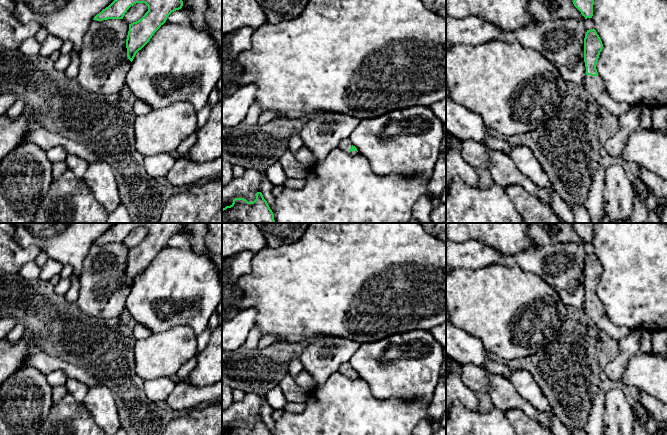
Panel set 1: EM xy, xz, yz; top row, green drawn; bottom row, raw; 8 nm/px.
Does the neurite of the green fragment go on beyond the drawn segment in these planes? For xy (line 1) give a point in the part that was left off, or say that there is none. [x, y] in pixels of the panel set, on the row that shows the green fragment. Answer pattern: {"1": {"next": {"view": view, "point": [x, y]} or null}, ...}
{"1": {"next": null}}

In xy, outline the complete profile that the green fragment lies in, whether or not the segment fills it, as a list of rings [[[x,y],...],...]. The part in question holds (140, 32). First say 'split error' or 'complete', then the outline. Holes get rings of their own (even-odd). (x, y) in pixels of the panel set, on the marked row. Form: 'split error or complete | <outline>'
complete | [[[114,0],[97,14],[93,20],[123,19],[127,10],[136,3],[145,3],[148,11],[138,21],[129,24],[126,39],[127,57],[132,62],[136,53],[152,38],[166,22],[168,16],[182,8],[182,0]]]

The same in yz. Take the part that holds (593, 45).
split error | [[[594,28],[587,30],[584,38],[584,62],[586,67],[584,87],[602,108],[619,118],[628,112],[630,106],[627,103],[612,99],[598,75],[596,64],[602,49],[603,44],[596,30]]]

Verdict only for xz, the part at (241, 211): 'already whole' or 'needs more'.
already whole

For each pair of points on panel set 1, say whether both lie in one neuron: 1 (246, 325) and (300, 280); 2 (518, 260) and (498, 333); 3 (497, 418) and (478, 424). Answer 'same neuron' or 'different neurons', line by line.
1: different neurons
2: different neurons
3: same neuron

